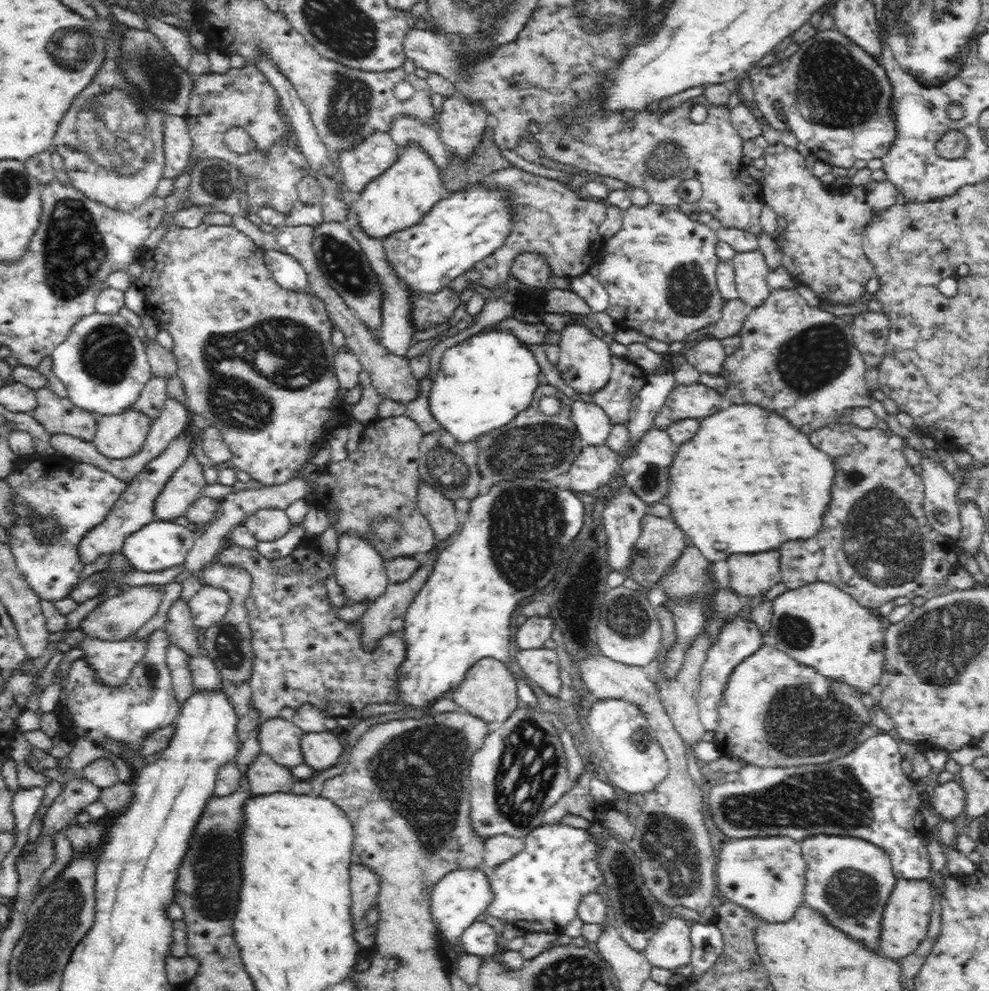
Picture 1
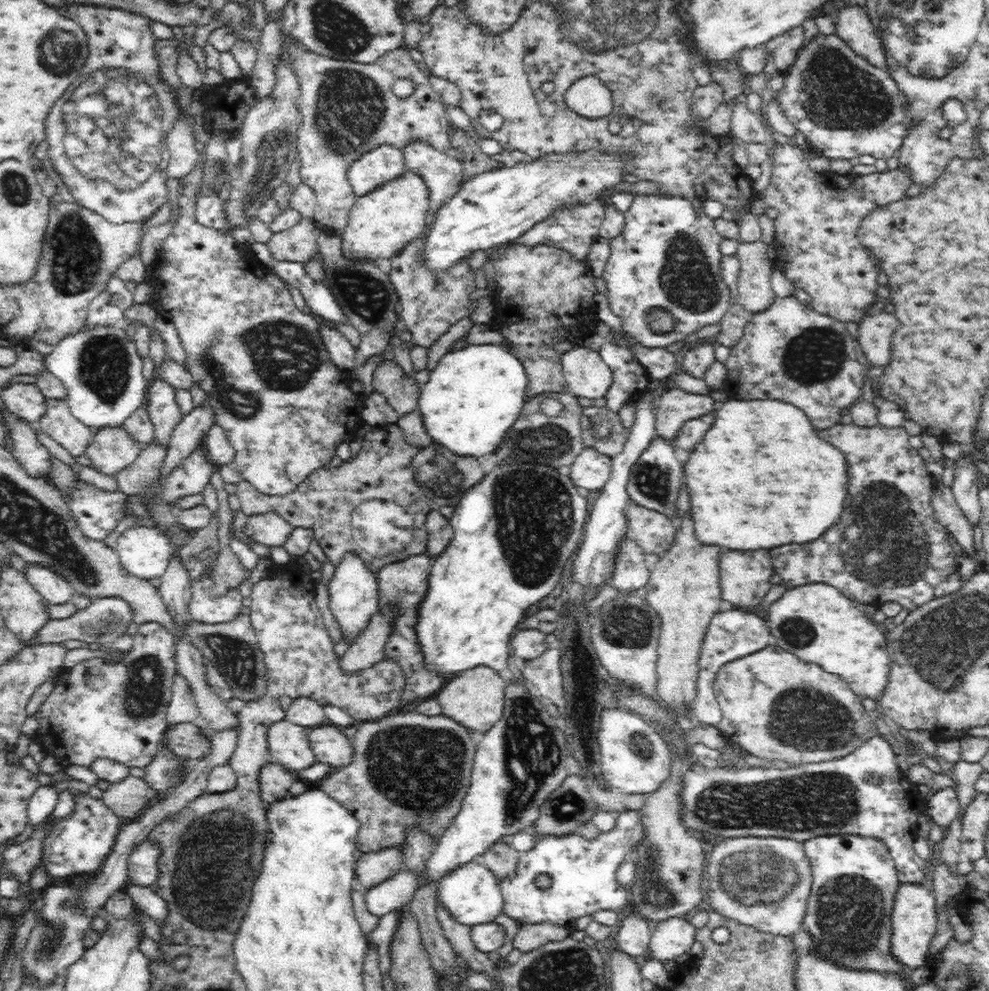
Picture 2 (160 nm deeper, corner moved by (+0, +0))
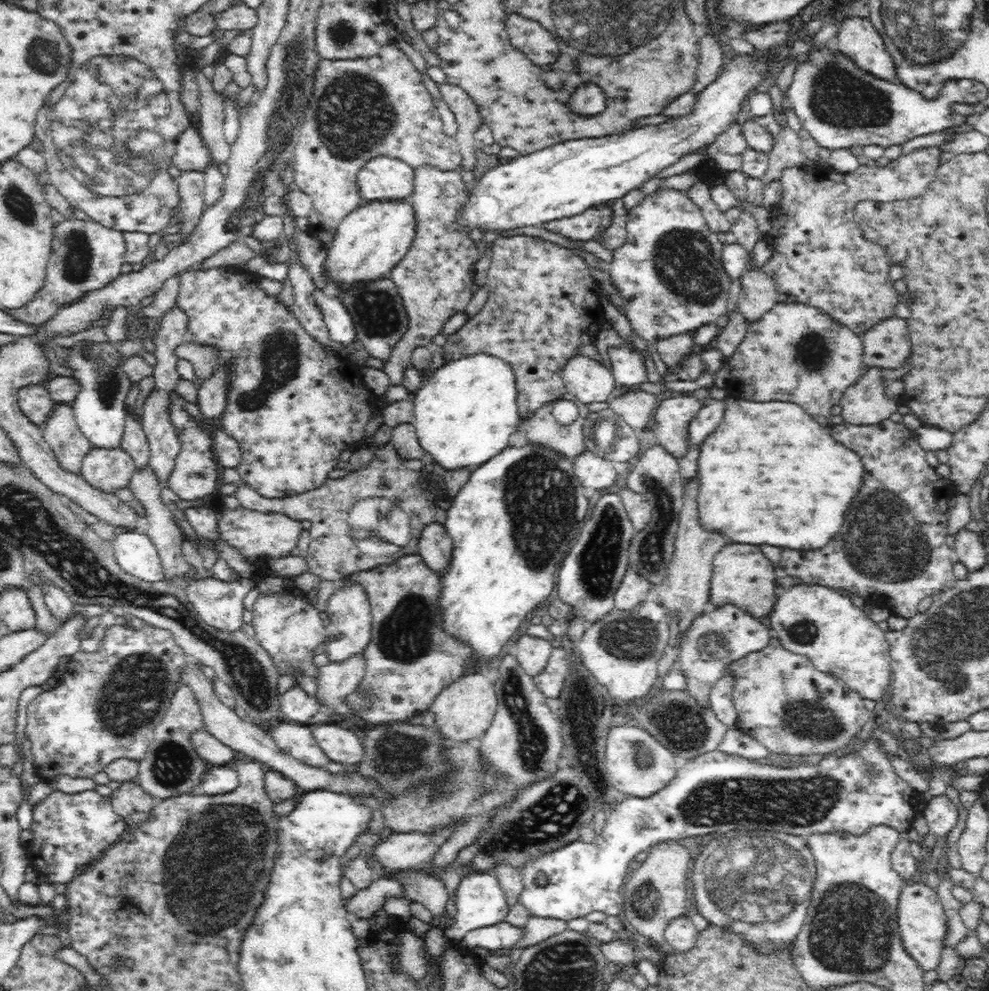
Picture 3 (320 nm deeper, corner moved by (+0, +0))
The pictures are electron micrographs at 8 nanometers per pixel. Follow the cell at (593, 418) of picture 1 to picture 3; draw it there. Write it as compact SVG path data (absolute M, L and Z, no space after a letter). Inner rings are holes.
M609 406L599 414L590 413L583 424L583 435L586 450L604 457L610 462L629 463L636 460L636 456L640 451L640 443L637 439L634 429L621 418L617 418L615 412ZM601 417L611 418L614 420L614 428L616 434L609 442L601 442L598 432L591 433L592 423Z

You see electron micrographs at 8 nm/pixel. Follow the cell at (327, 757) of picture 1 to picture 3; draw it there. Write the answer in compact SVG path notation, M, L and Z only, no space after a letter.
M330 721L311 726L311 731L318 746L332 762L357 765L364 756L361 737L350 729L342 728Z

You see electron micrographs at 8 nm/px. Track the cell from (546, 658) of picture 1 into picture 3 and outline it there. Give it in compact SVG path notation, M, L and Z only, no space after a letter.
M554 645L544 668L533 676L534 684L545 698L559 698L568 667L566 652L562 647Z

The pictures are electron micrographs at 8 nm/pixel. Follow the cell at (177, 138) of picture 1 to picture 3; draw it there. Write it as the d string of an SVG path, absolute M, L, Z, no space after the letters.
M195 129L183 130L177 137L174 137L173 142L176 152L168 163L174 164L178 170L202 171L212 164L208 149Z

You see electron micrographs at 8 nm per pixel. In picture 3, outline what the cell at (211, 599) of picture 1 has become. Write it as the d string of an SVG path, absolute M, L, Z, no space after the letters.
M208 577L190 579L185 591L187 602L207 625L233 631L243 625L244 597L254 585L252 579L223 582Z

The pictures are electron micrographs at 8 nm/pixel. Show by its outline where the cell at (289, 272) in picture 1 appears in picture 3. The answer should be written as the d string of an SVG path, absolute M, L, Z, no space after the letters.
M314 289L311 297L317 309L322 313L334 341L342 342L346 346L356 342L351 316L341 299L338 296L326 296L320 289Z

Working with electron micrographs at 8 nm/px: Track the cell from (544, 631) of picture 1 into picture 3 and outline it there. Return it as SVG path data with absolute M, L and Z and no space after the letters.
M528 634L519 636L516 640L515 659L530 676L534 676L544 668L554 647L553 643Z

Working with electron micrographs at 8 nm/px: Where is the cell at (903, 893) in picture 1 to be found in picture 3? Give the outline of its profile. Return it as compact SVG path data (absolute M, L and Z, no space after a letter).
M906 883L897 902L897 924L904 951L923 971L935 970L940 964L941 952L946 947L944 937L948 932L948 920L936 889L926 883Z

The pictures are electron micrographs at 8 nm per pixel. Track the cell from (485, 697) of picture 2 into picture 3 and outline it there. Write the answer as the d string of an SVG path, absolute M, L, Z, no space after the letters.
M475 673L463 674L443 688L431 702L429 710L434 714L436 726L442 729L446 738L455 744L462 744L480 738L488 730L497 714L498 705L494 682L481 673Z

